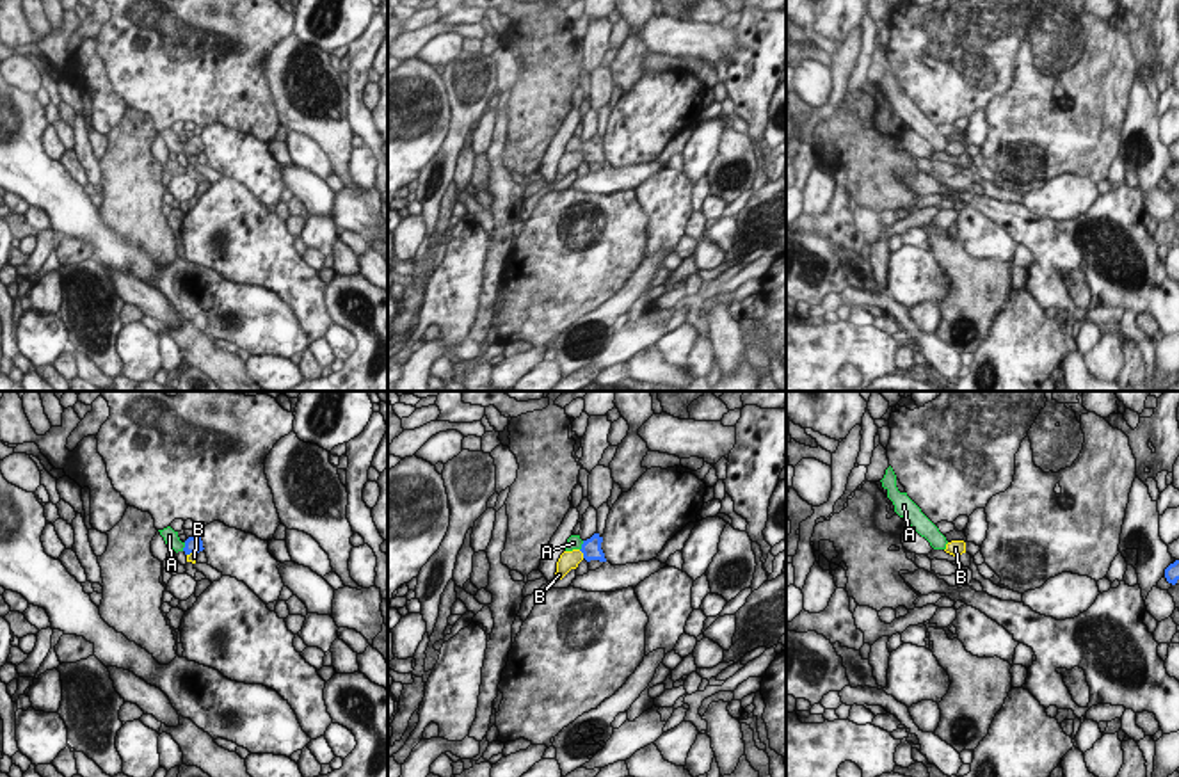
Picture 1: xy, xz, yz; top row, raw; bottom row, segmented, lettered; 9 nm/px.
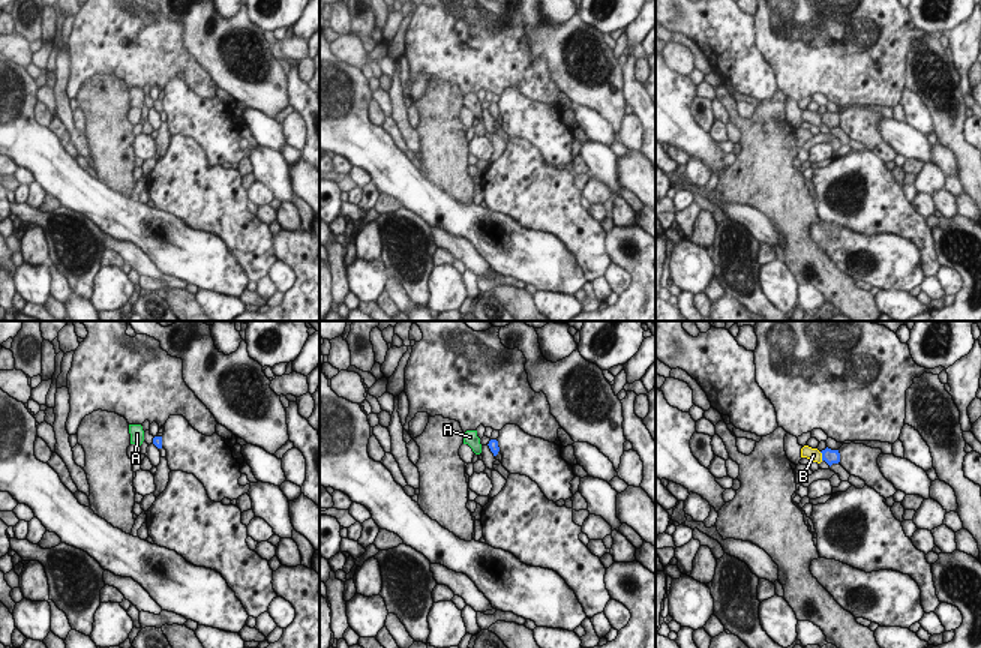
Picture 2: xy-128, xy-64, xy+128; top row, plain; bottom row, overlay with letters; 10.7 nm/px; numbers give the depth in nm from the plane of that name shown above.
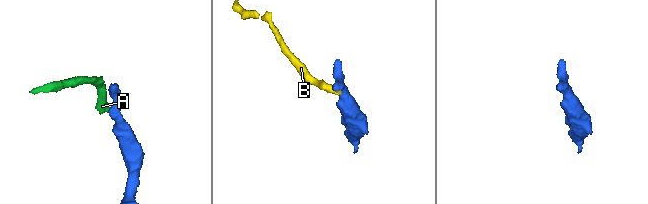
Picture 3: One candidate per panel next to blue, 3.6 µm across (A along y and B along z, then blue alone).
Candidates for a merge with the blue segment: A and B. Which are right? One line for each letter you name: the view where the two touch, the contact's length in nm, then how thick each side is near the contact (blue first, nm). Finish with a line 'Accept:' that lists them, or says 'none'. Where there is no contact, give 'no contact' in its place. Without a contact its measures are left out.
A: contact in xz; length 100 nm; calibres 190 and 130 nm
Accept: A

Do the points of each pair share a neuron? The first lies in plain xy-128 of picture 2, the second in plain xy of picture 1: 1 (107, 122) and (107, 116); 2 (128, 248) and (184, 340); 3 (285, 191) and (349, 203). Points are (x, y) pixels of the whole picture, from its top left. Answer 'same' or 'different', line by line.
1: different
2: different
3: different

